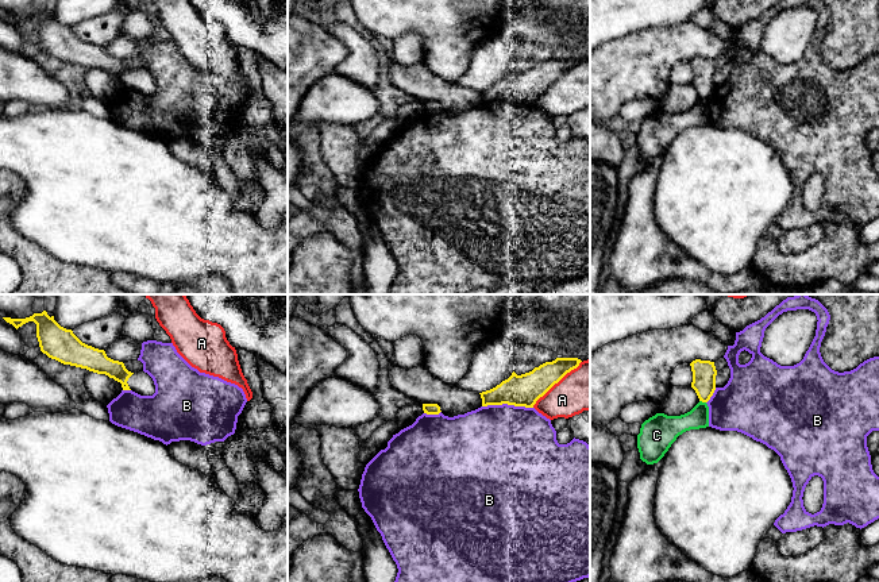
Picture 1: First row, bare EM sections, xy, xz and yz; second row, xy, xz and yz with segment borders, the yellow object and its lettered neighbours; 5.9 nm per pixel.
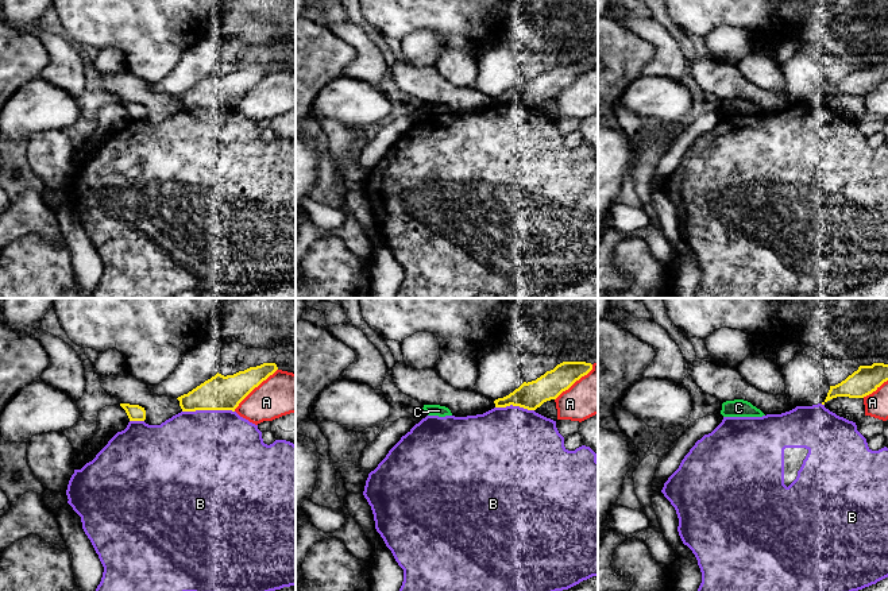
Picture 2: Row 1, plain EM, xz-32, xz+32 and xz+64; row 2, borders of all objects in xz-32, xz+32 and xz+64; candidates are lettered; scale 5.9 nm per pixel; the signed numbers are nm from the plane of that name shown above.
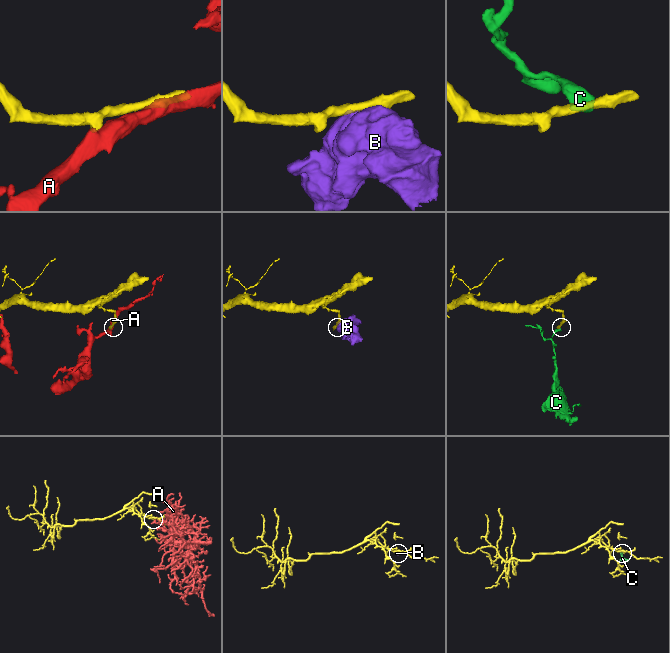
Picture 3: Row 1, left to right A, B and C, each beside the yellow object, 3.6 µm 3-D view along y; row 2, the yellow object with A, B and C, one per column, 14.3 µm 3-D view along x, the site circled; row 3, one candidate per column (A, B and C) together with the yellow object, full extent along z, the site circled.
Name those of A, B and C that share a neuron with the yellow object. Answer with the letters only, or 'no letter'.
no letter

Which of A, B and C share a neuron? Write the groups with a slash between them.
A / B / C

